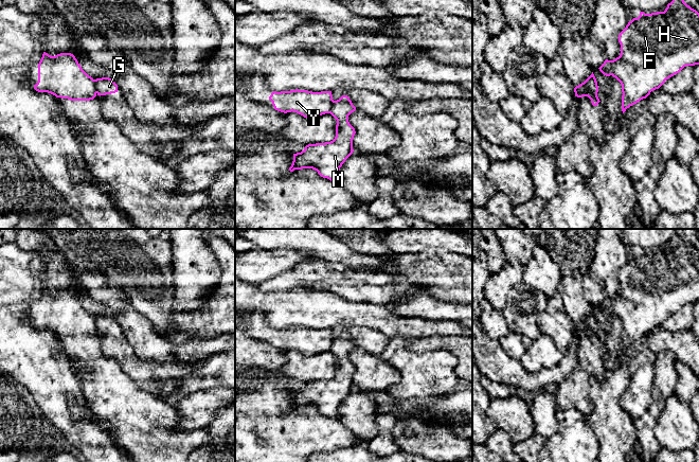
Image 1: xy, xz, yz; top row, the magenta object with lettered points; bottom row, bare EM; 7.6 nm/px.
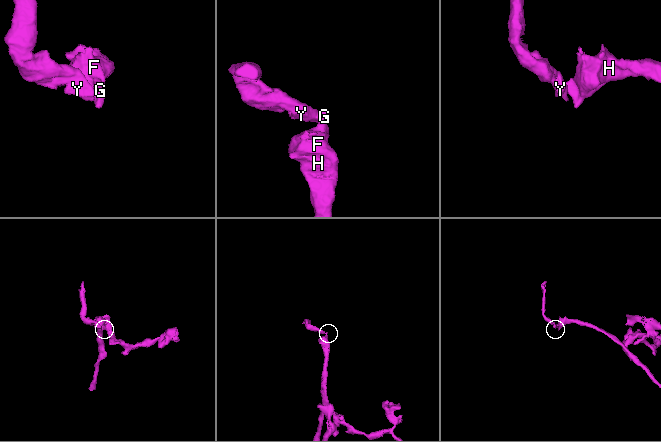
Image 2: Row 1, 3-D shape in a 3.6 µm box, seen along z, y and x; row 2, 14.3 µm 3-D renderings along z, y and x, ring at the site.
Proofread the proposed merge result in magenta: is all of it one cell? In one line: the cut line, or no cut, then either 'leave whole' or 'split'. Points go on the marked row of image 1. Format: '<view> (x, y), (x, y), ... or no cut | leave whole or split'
yz (583, 83), (587, 90), (596, 94) | split

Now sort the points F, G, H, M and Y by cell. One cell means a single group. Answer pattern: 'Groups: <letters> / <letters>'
Groups: F G H M / Y

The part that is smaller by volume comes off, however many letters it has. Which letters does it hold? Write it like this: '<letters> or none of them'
Y

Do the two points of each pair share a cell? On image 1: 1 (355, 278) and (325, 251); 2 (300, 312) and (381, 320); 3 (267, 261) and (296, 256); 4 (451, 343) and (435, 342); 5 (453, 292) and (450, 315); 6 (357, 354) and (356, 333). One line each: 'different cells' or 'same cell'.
1: different cells
2: same cell
3: same cell
4: same cell
5: different cells
6: different cells

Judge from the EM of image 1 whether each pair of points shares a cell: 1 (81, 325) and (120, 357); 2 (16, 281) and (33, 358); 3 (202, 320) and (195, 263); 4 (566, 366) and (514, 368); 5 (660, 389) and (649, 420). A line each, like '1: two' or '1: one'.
1: two
2: one
3: two
4: one
5: one

